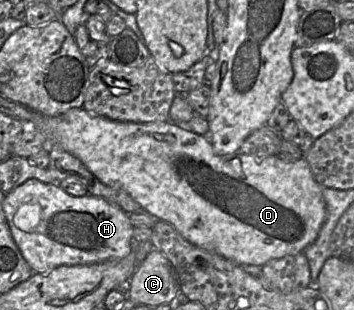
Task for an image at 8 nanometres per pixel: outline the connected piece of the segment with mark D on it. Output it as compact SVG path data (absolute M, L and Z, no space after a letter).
M82 107L72 108L58 116L40 114L40 119L34 124L34 128L45 136L49 144L56 144L78 158L100 182L127 192L145 211L156 216L159 221L170 223L190 243L240 266L264 266L273 259L303 252L315 241L326 218L326 205L322 194L322 189L326 187L321 186L315 180L311 168L304 158L289 162L278 156L256 157L238 153L221 156L214 152L208 136L183 129L177 123L169 120L151 123L120 122L90 114Z

